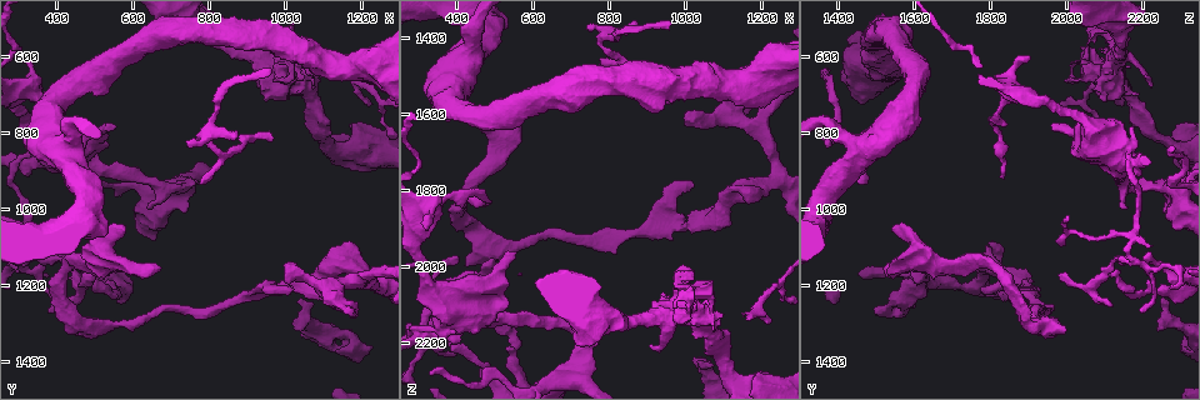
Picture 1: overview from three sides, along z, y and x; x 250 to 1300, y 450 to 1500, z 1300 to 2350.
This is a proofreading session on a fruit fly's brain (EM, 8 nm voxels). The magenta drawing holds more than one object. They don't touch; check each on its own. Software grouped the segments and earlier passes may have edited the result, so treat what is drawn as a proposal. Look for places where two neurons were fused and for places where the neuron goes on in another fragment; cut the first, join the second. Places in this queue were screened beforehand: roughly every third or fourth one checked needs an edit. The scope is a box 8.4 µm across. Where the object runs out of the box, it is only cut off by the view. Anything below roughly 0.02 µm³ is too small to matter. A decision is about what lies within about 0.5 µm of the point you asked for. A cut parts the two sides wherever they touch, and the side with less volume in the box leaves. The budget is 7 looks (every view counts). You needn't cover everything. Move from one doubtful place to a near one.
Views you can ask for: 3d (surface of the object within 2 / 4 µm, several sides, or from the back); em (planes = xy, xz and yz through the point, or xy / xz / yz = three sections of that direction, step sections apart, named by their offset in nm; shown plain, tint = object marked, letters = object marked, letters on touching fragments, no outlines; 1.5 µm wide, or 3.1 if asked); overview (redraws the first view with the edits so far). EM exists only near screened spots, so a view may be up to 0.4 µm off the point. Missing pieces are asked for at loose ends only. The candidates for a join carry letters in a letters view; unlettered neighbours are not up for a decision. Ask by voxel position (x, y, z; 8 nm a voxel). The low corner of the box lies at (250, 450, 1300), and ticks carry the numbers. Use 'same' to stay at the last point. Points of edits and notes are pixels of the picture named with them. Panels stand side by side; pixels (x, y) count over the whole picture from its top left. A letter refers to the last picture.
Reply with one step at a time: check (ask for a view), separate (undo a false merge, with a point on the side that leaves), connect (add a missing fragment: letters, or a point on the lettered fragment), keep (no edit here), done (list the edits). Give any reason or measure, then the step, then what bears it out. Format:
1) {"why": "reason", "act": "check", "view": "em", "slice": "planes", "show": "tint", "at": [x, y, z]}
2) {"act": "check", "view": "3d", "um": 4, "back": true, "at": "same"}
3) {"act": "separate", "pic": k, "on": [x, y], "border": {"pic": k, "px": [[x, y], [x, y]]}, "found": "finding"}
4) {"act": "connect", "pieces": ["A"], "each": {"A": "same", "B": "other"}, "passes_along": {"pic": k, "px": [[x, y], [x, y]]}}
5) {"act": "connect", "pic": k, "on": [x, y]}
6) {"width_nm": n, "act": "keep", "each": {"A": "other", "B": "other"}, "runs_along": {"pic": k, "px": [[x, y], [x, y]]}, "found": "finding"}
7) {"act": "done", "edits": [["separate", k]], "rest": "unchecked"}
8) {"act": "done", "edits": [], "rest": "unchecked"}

{"why": "branch stops here", "act": "check", "view": "3d", "um": 4, "at": [670, 1160, 1535]}

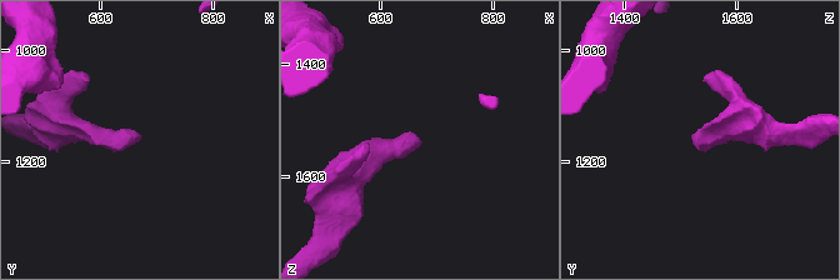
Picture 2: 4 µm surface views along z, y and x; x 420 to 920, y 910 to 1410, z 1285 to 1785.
{"why": "shape alone is not enough", "act": "check", "view": "em", "slice": "yz", "step": 8, "show": "letters", "at": [675, 1155, 1535]}

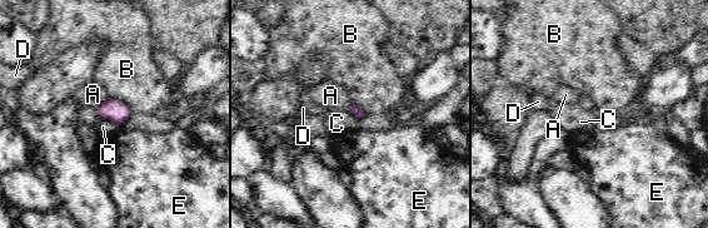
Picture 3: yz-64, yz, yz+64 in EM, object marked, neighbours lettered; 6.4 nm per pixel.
{"act": "keep", "each": {"A": "other", "B": "other", "C": "other", "D": "other", "E": "other"}, "border": {"pic": 3, "px": [[98, 114], [120, 127]]}, "found": "no lettered fragment goes on from it"}

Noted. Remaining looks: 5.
{"act": "check", "view": "em", "slice": "planes", "show": "plain", "at": [980, 1205, 1895]}

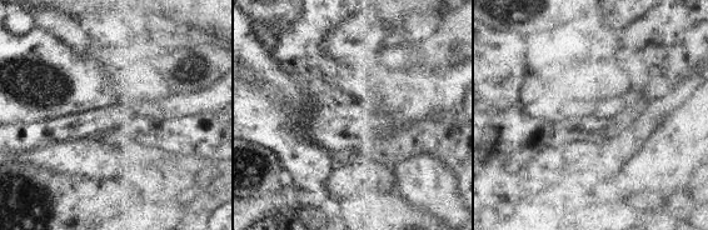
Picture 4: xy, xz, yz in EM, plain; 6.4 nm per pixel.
{"act": "check", "view": "em", "slice": "planes", "show": "tint", "at": "same"}

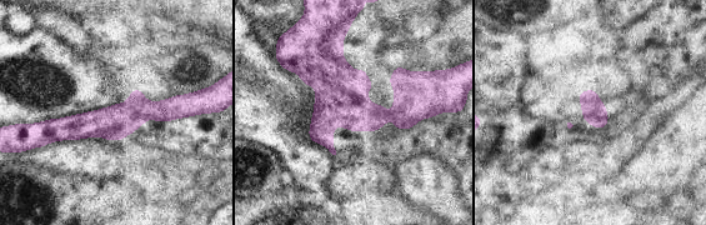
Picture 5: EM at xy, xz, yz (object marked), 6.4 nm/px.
{"act": "check", "view": "em", "slice": "planes", "show": "letters", "at": "same"}

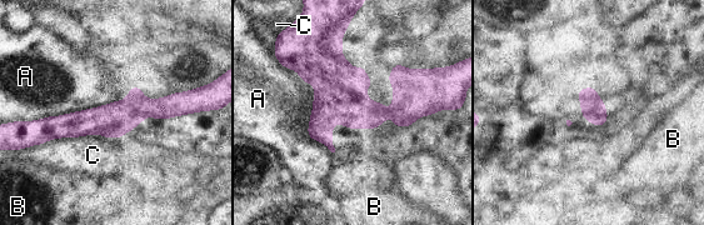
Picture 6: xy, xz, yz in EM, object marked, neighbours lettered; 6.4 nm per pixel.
{"width_nm": 220, "act": "keep", "each": {"A": "other", "B": "other", "C": "other"}, "runs_along": {"pic": 6, "px": [[188, 106], [39, 126]]}, "found": "all the same neuron"}

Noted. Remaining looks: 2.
{"why": "free end", "act": "check", "view": "3d", "um": 4, "at": [635, 1005, 2160]}

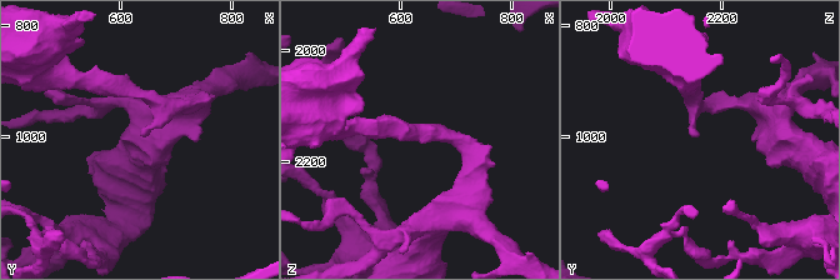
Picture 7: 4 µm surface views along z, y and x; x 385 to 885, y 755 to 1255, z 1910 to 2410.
{"act": "check", "view": "em", "slice": "planes", "show": "letters", "at": [640, 995, 2160]}

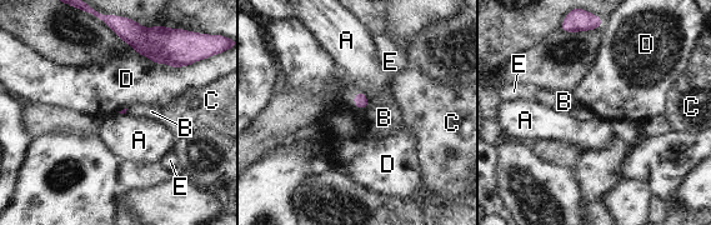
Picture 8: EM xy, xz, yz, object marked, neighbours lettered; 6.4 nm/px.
{"act": "keep", "each": {"A": "other", "B": "other", "C": "other", "D": "other", "E": "other"}, "border": {"pic": 8, "px": [[125, 43], [154, 63], [190, 65]]}, "found": "no lettered fragment goes on from it"}

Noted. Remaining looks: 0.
{"act": "done", "edits": [], "rest": "unchecked"}

